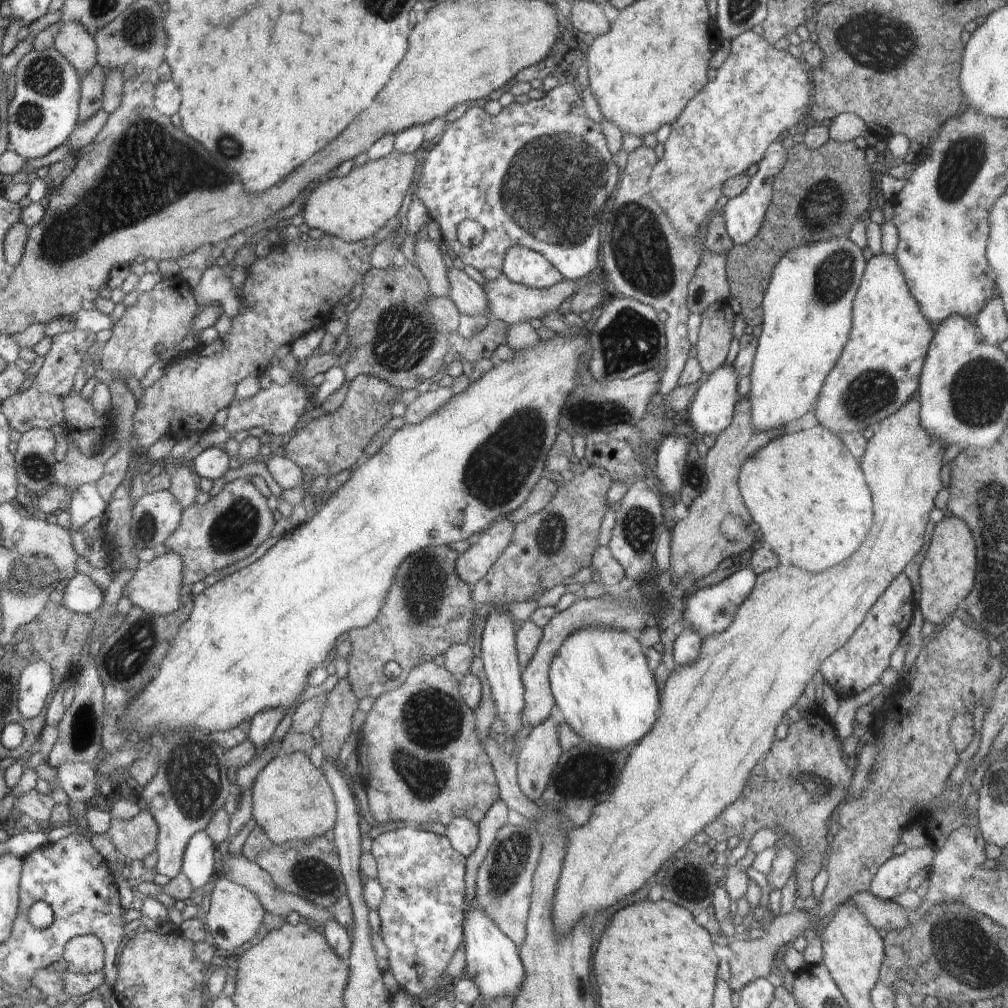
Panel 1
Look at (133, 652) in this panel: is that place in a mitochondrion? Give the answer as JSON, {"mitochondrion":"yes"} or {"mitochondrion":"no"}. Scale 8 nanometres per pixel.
{"mitochondrion":"yes"}

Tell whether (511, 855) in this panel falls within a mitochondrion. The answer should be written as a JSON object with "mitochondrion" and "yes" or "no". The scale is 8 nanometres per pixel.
{"mitochondrion":"yes"}

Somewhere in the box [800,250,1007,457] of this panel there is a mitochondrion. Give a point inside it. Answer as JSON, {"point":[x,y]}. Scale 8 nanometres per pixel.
{"point":[873,390]}

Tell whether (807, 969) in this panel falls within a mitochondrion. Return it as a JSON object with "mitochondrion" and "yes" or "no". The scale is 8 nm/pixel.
{"mitochondrion":"no"}

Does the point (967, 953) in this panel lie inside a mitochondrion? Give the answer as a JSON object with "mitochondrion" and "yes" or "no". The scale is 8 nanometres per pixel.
{"mitochondrion":"yes"}

